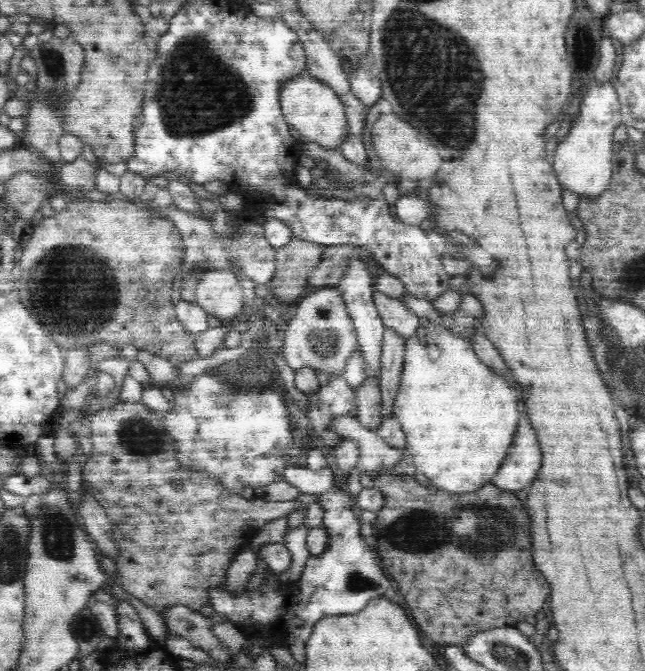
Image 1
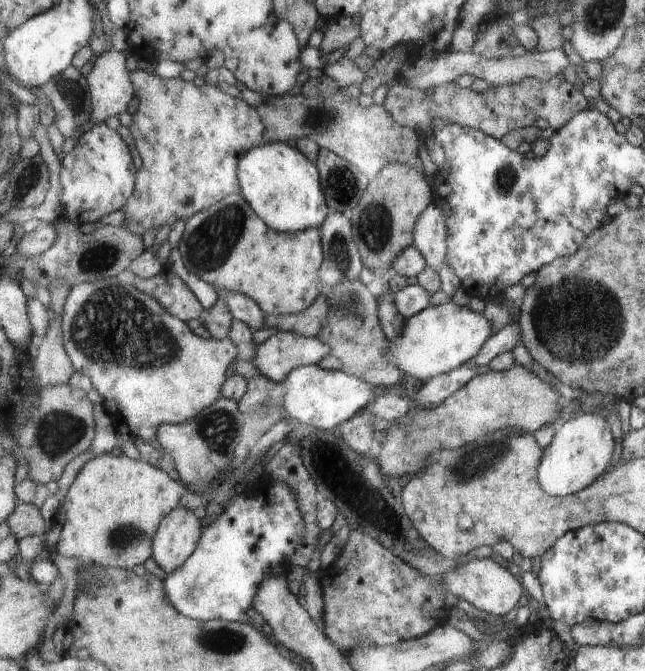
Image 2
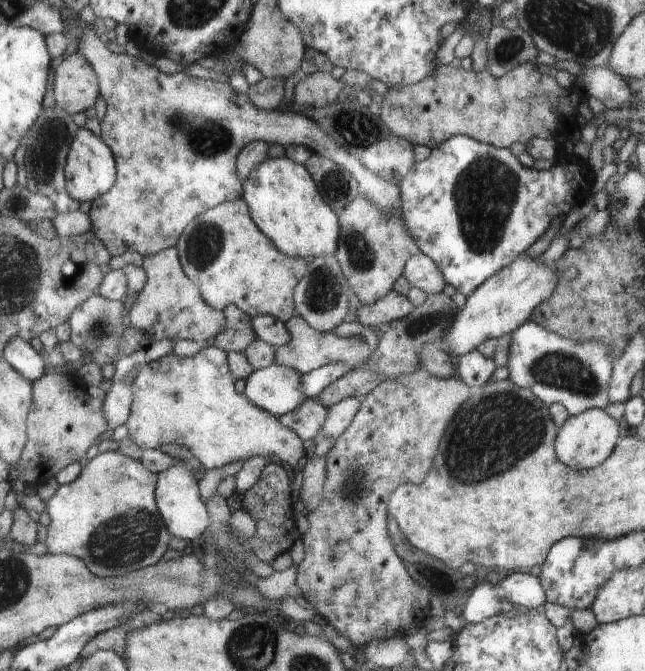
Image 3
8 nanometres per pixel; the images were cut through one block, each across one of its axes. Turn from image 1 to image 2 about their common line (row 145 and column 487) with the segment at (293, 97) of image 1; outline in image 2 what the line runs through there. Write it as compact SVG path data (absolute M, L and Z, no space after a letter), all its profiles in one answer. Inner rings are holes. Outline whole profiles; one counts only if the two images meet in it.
M450 301L429 305L412 318L406 319L402 332L394 340L388 340L386 354L404 375L426 382L470 362L479 354L491 335L492 324L486 320L486 316Z

